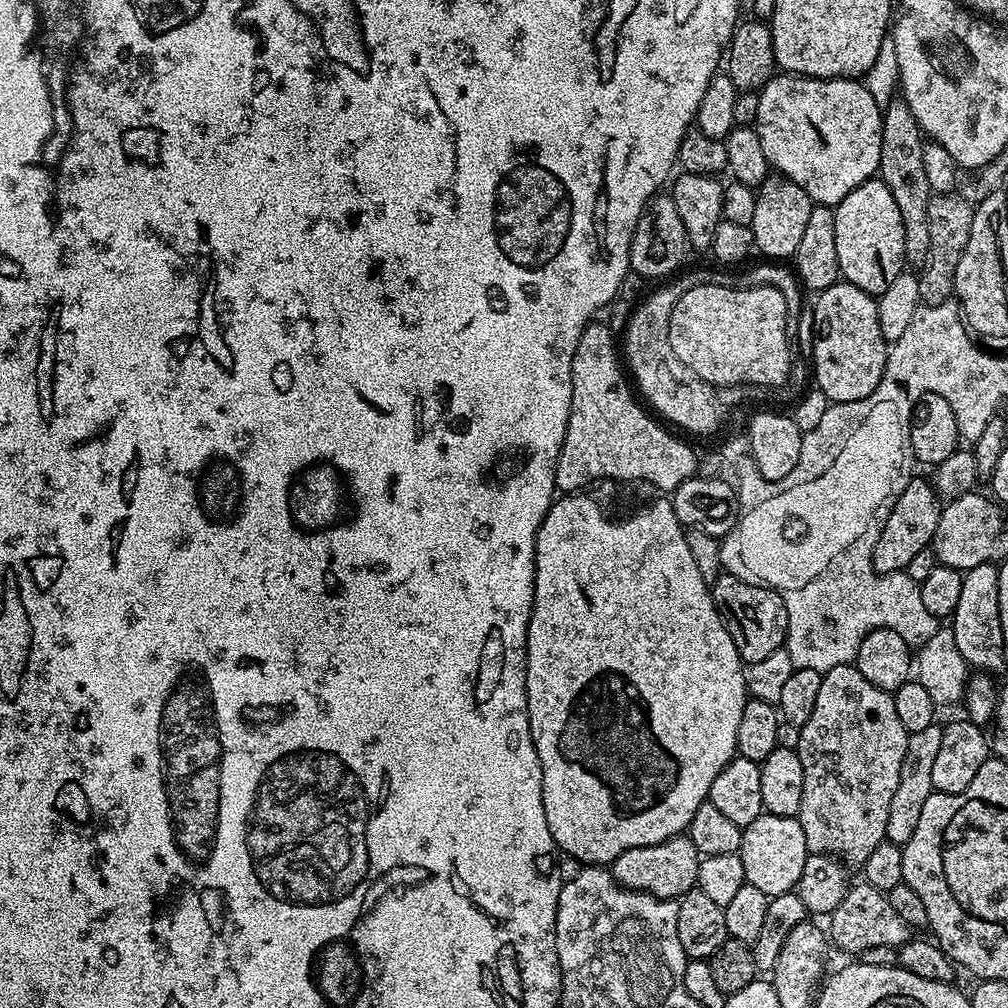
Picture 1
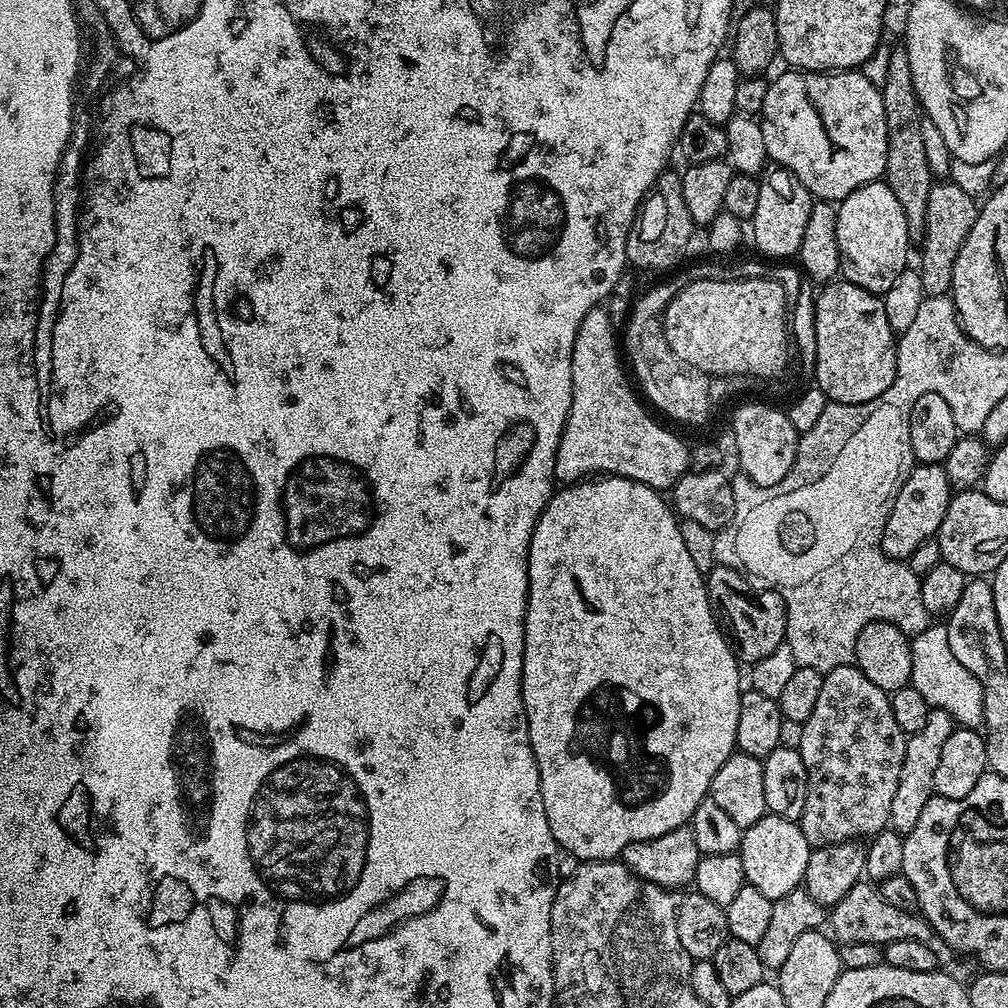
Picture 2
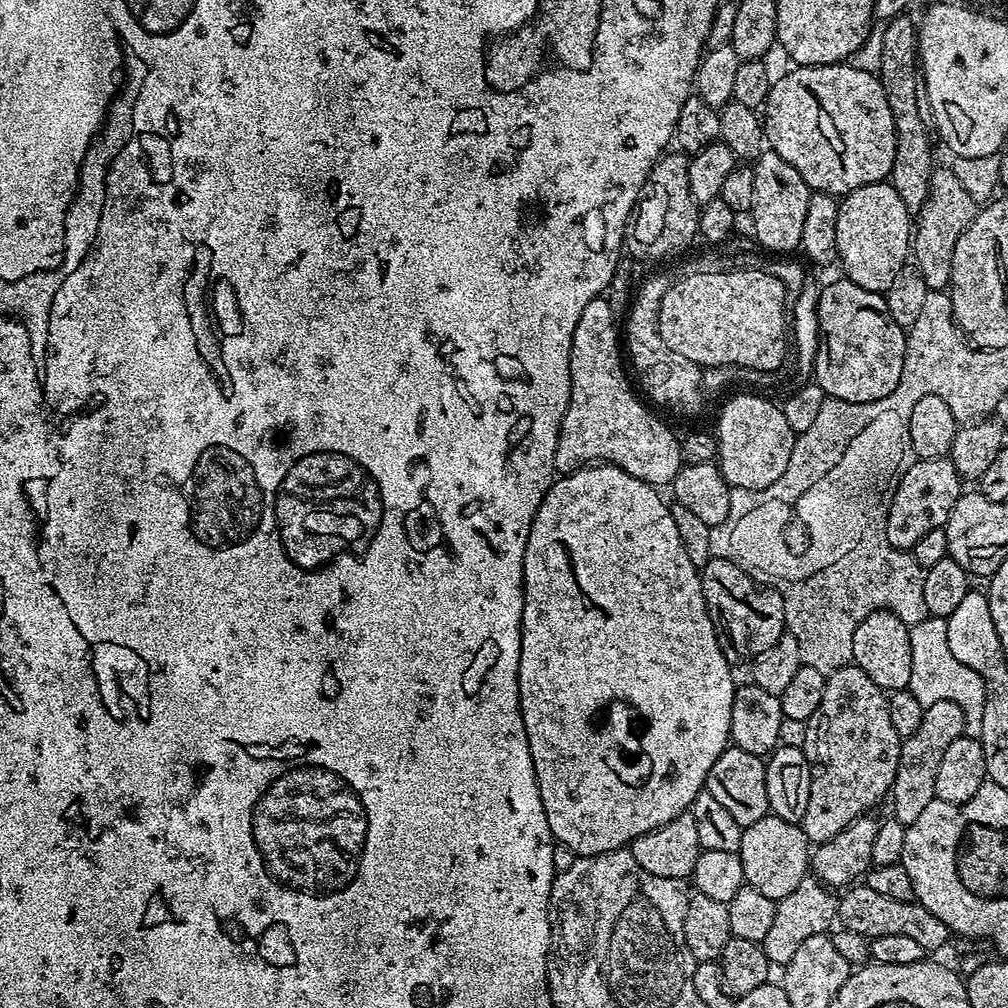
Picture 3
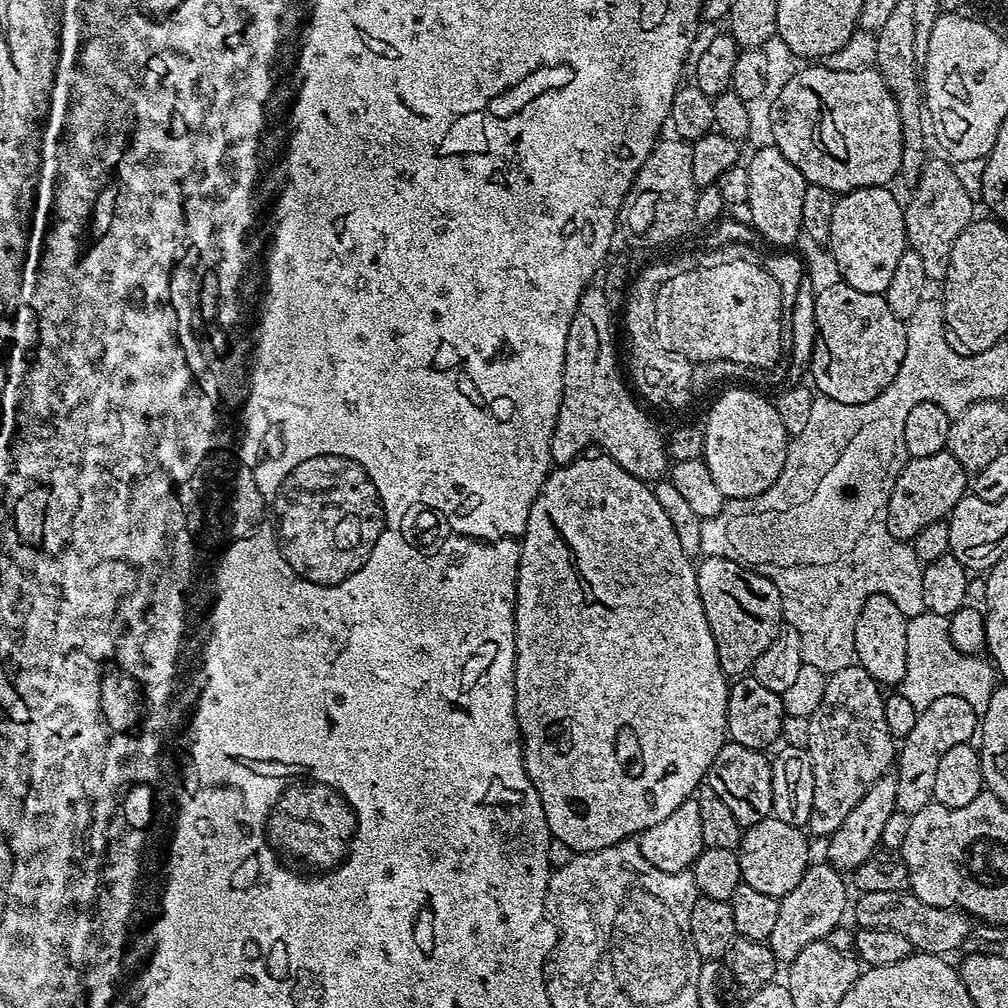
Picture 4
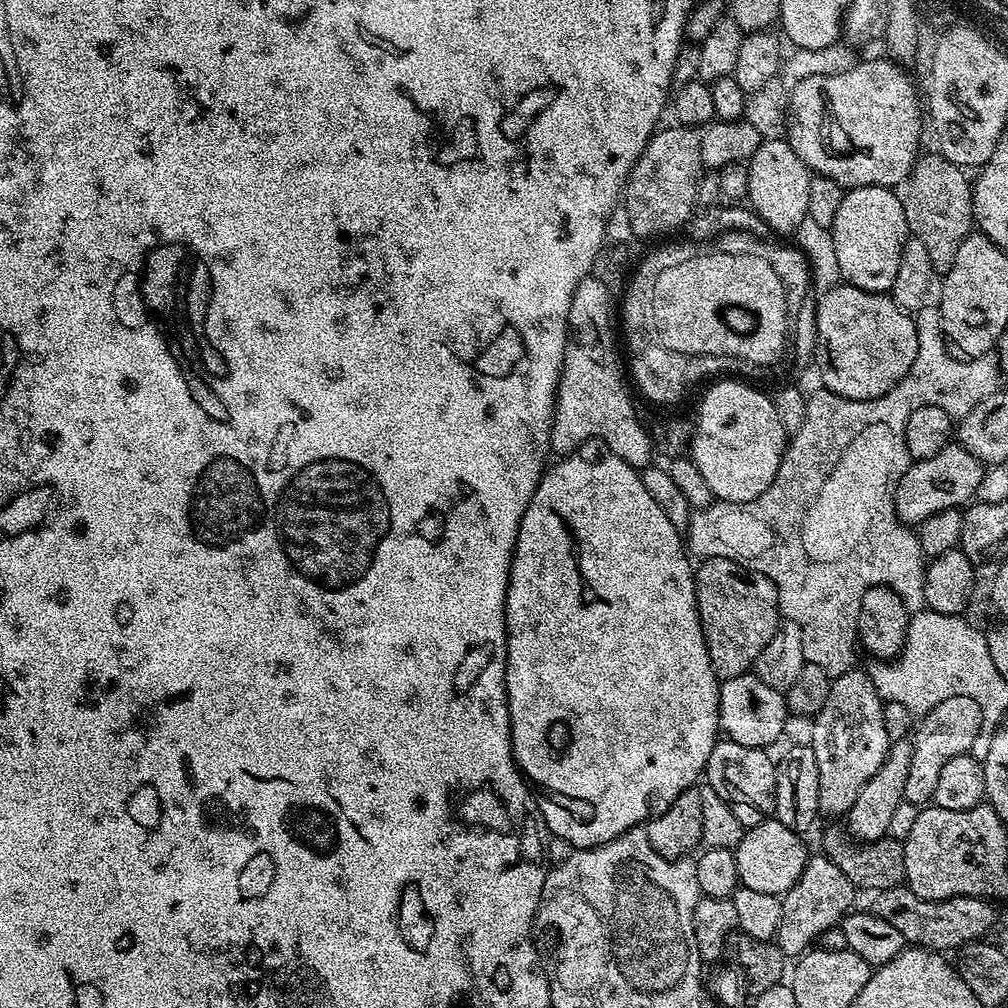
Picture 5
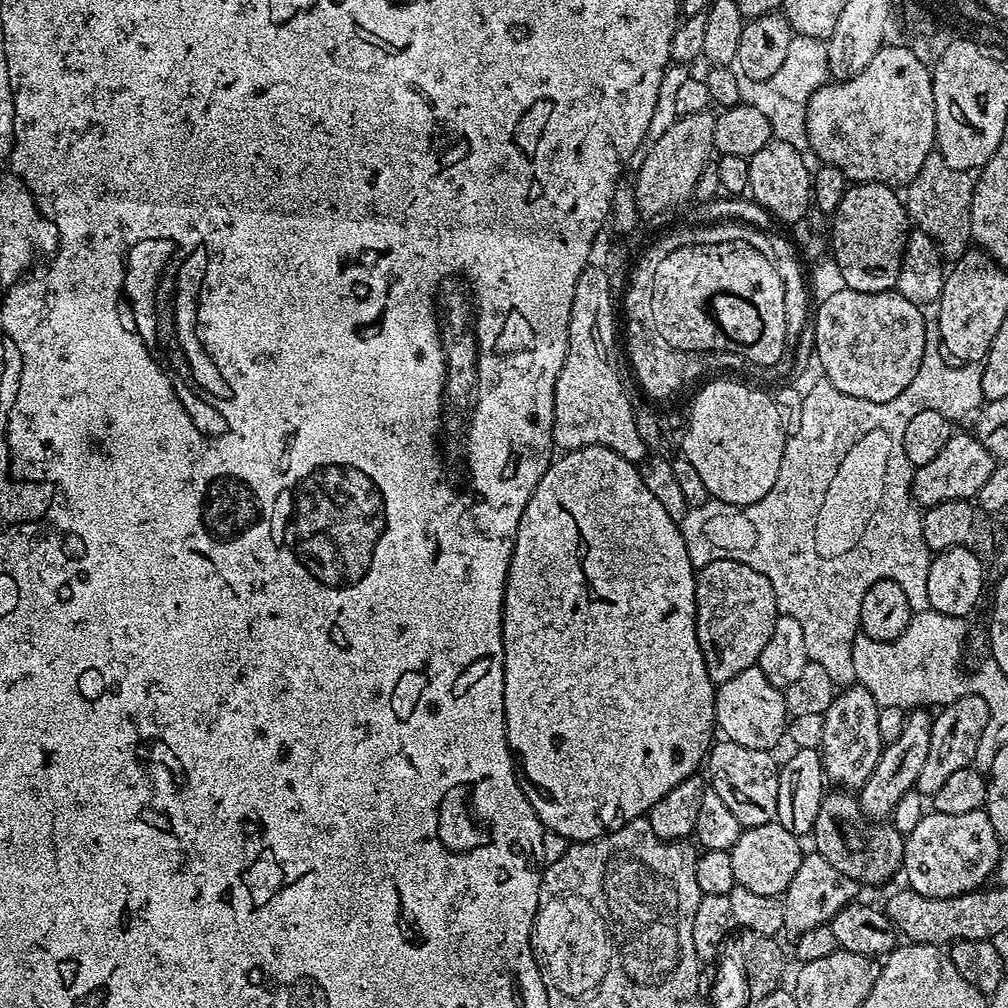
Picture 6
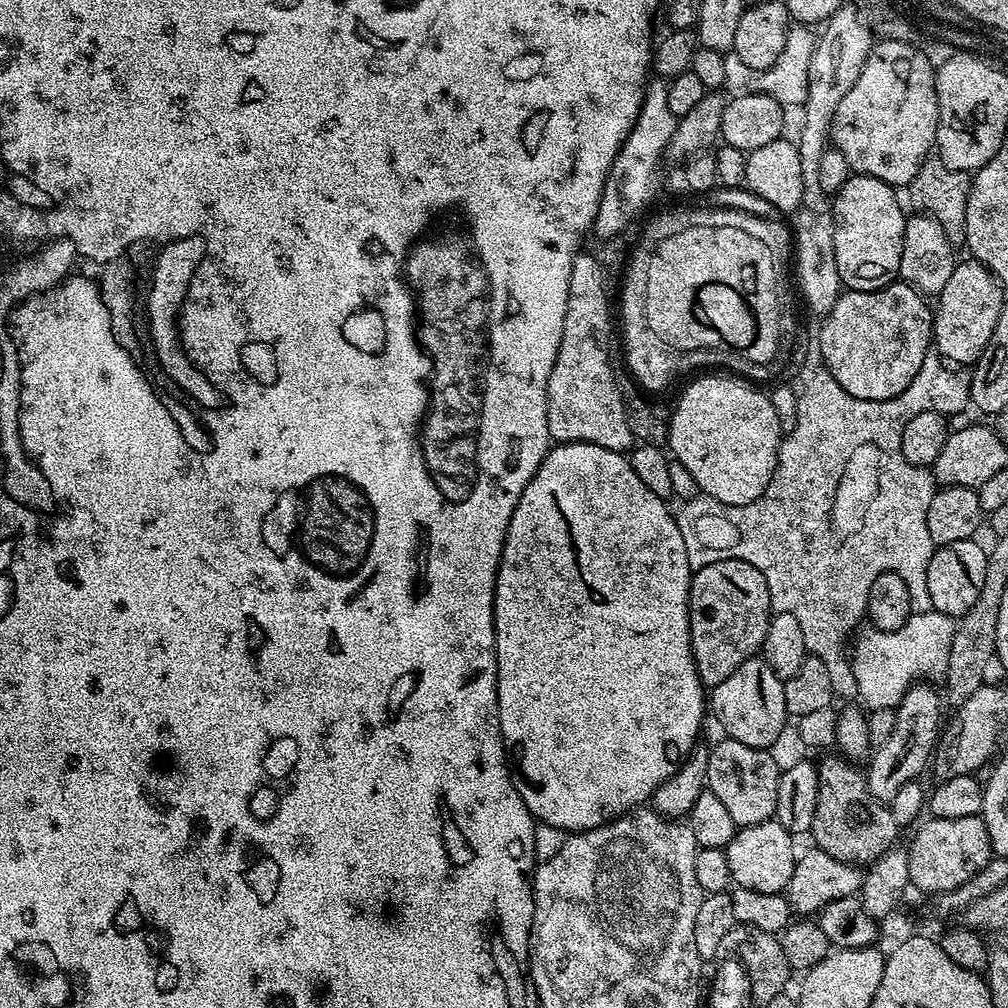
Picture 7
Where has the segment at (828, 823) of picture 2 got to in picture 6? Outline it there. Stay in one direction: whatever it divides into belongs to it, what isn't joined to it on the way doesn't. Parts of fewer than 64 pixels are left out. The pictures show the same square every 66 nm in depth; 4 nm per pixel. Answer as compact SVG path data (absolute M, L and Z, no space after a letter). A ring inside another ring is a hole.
M844 686L837 691L835 698L830 702L830 706L824 711L822 742L818 751L820 760L824 763L824 775L831 783L832 780L836 783L833 785L844 790L859 790L866 782L866 778L870 778L870 774L874 774L874 766L878 766L882 747L878 738L878 714L880 710L881 707L874 702L870 690L859 686Z

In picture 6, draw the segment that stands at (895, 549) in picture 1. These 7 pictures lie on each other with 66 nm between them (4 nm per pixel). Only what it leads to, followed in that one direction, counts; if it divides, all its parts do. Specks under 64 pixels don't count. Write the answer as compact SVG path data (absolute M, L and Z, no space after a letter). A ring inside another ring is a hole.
M957 431L936 457L926 462L926 466L912 472L912 499L921 509L932 508L938 502L972 500L978 490L982 490L986 478L990 478L990 470L994 470L997 463L996 457L990 454L990 450L986 450L986 446L982 446L975 434L968 433L967 436Z

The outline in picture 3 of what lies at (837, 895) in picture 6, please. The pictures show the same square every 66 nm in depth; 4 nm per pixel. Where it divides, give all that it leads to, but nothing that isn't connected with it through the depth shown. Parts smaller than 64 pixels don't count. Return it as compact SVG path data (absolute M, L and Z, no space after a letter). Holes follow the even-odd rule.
M811 874L804 876L802 882L798 882L798 886L794 886L794 890L790 890L790 894L786 894L786 898L776 901L774 922L762 942L769 965L788 964L790 958L794 958L798 946L802 946L802 942L806 942L806 938L825 935L837 923L837 920L837 893L817 880L815 876Z

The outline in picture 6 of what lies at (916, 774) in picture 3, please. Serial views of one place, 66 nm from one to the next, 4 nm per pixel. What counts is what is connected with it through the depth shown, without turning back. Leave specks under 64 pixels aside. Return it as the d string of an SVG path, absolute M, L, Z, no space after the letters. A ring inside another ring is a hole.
M960 696L953 704L945 704L935 713L932 722L930 752L926 754L926 762L916 779L915 791L924 798L931 798L935 792L942 790L942 782L954 774L954 770L962 770L973 763L972 760L980 752L982 734L989 731L990 717L986 702L977 696Z

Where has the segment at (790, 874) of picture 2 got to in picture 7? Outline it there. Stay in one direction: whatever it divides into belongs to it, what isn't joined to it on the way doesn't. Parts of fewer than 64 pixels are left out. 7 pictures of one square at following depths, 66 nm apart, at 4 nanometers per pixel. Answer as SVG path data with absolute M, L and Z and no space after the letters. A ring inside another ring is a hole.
M775 818L761 824L745 824L728 843L732 884L737 888L762 890L762 894L783 893L794 874L798 851L792 845L793 833L787 832Z

